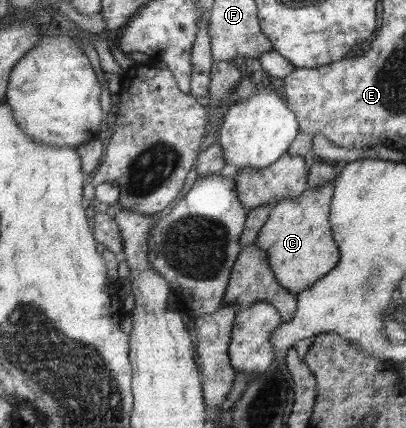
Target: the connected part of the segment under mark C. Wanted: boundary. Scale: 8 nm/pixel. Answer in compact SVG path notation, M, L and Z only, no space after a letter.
M335 179L328 185L316 186L301 196L282 198L272 205L264 225L258 232L255 244L266 252L266 261L274 278L288 293L298 295L308 289L339 263L339 248L331 233L330 205L334 195Z

